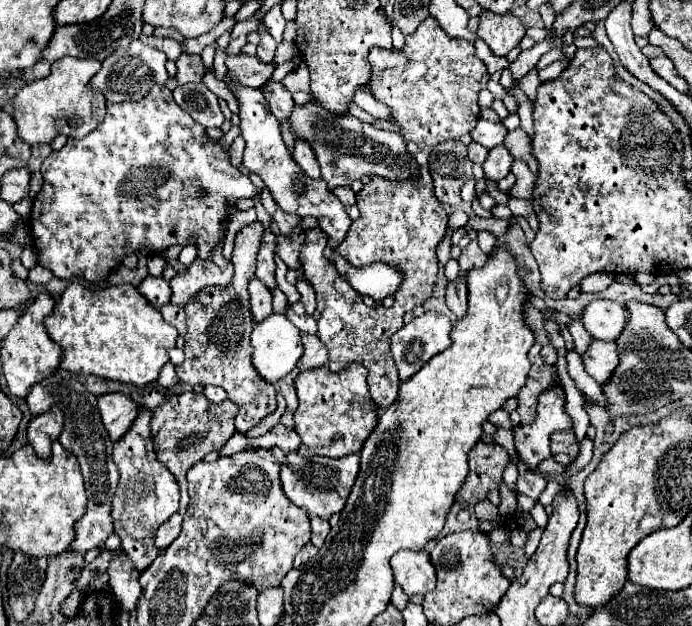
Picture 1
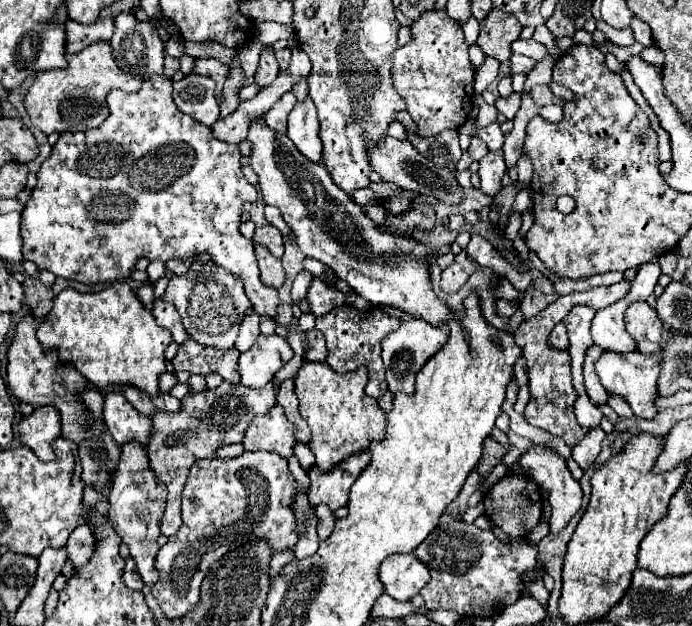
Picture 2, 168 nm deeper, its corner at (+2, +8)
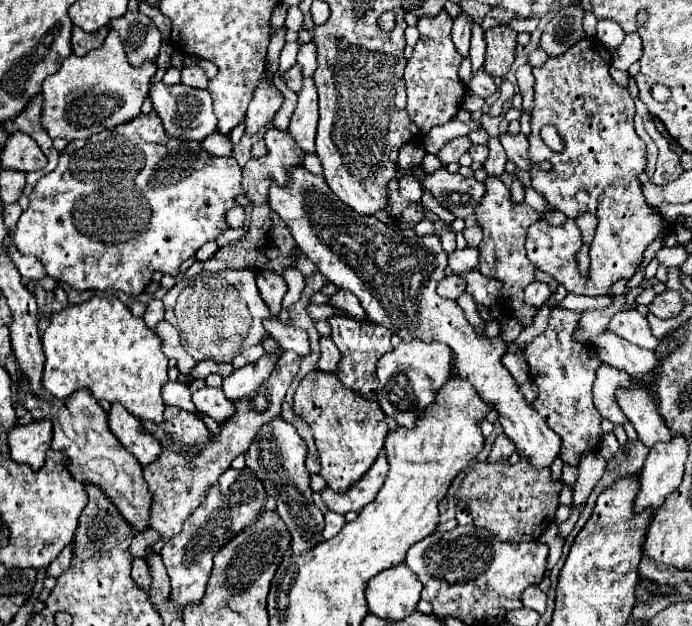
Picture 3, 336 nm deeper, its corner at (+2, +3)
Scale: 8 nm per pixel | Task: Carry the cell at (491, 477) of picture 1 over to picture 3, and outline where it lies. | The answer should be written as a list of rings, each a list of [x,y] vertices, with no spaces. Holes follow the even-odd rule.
[[[500,435],[500,437],[494,441],[494,445],[492,445],[492,451],[490,451],[488,461],[490,461],[490,463],[506,461],[512,453],[514,453],[514,443],[512,443],[506,435]]]

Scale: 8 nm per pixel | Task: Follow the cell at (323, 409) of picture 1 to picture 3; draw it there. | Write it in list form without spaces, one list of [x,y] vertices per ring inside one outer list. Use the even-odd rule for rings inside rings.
[[[310,371],[294,393],[294,413],[310,425],[320,453],[320,475],[334,491],[348,489],[372,467],[388,435],[388,425],[378,401],[358,397],[358,393],[338,381],[336,373]]]

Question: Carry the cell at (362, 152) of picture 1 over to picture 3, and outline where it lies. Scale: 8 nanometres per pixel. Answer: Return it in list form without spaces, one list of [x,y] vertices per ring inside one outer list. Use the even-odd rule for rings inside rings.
[[[420,165],[410,169],[398,167],[396,175],[412,175],[418,179],[424,191],[432,193],[434,199],[458,219],[472,215],[484,195],[484,183],[476,181],[474,177],[466,179],[460,173],[448,173],[446,167],[436,169],[434,173],[426,173]]]

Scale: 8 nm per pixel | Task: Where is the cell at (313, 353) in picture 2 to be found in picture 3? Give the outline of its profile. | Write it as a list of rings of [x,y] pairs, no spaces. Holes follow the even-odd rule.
[[[322,337],[320,339],[320,359],[316,363],[316,369],[334,373],[336,367],[338,367],[338,361],[340,361],[338,347],[334,347],[334,343],[332,343],[330,337]]]

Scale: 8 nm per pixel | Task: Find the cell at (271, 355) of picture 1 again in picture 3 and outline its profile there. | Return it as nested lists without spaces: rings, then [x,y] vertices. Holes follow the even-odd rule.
[[[278,347],[276,353],[264,353],[256,363],[250,363],[250,365],[244,365],[244,367],[236,369],[222,383],[224,395],[230,401],[234,401],[234,399],[240,399],[240,397],[252,393],[254,389],[258,389],[258,385],[262,385],[262,381],[266,381],[266,377],[270,377],[270,373],[274,371],[274,365],[278,363],[278,357],[282,357],[280,347]]]

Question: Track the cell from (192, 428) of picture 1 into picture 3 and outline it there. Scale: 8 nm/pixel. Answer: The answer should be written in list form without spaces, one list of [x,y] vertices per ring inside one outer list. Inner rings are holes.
[[[292,351],[282,353],[276,369],[272,371],[268,379],[268,391],[266,385],[254,391],[250,397],[242,397],[240,401],[234,401],[234,415],[224,419],[218,429],[220,433],[214,433],[214,441],[202,449],[202,453],[168,453],[164,449],[158,457],[158,461],[144,467],[144,479],[148,483],[148,489],[152,493],[152,507],[150,507],[150,527],[162,535],[164,541],[170,541],[182,531],[182,523],[186,517],[204,501],[206,491],[210,485],[214,485],[222,471],[226,471],[238,455],[246,453],[250,443],[254,441],[256,433],[266,421],[272,421],[280,417],[280,405],[284,401],[284,395],[292,383],[292,379],[298,373],[300,357]]]

